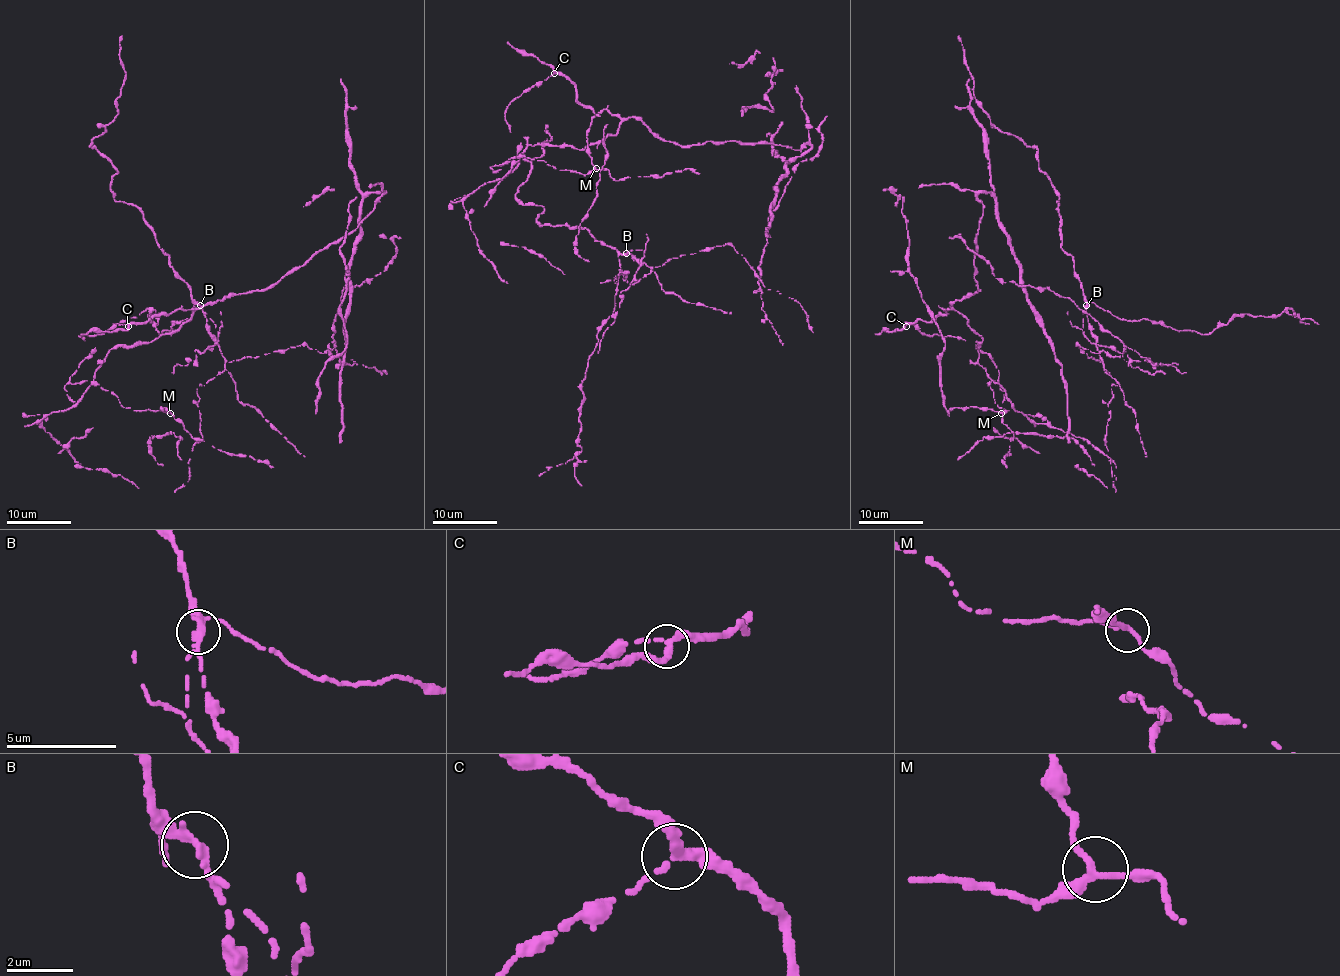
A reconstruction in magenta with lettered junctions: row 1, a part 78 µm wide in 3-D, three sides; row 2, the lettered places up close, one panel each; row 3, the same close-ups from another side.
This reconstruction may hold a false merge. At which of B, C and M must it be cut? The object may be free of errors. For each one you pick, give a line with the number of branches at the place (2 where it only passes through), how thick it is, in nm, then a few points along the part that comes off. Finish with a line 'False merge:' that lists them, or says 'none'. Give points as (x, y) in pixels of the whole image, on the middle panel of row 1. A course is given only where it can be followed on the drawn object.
B: 3 branches meet; 240 nm thick; foreign part runs (626, 253), (629, 250), (644, 250), (634, 279), (621, 292), (615, 320), (604, 334), (597, 353)
False merge: B

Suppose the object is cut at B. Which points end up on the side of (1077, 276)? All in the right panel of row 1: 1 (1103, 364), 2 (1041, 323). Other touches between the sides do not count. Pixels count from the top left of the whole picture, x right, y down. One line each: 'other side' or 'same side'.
1: same side
2: same side

